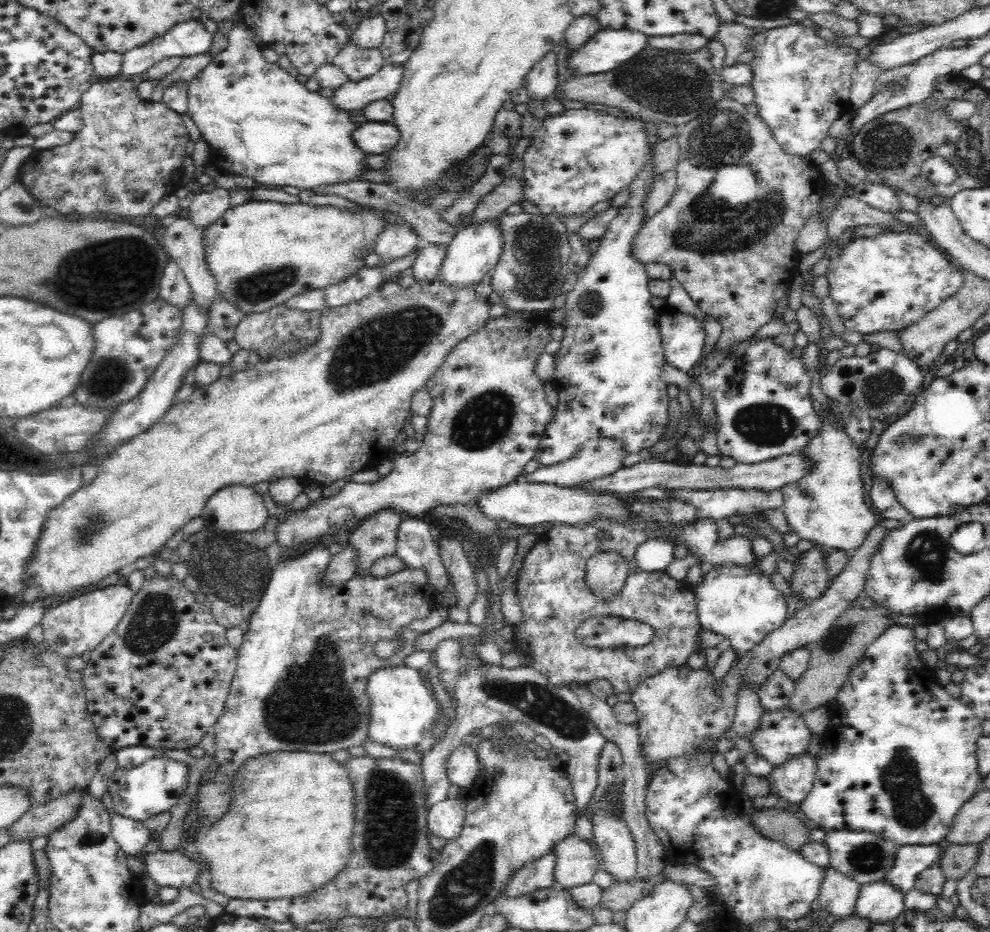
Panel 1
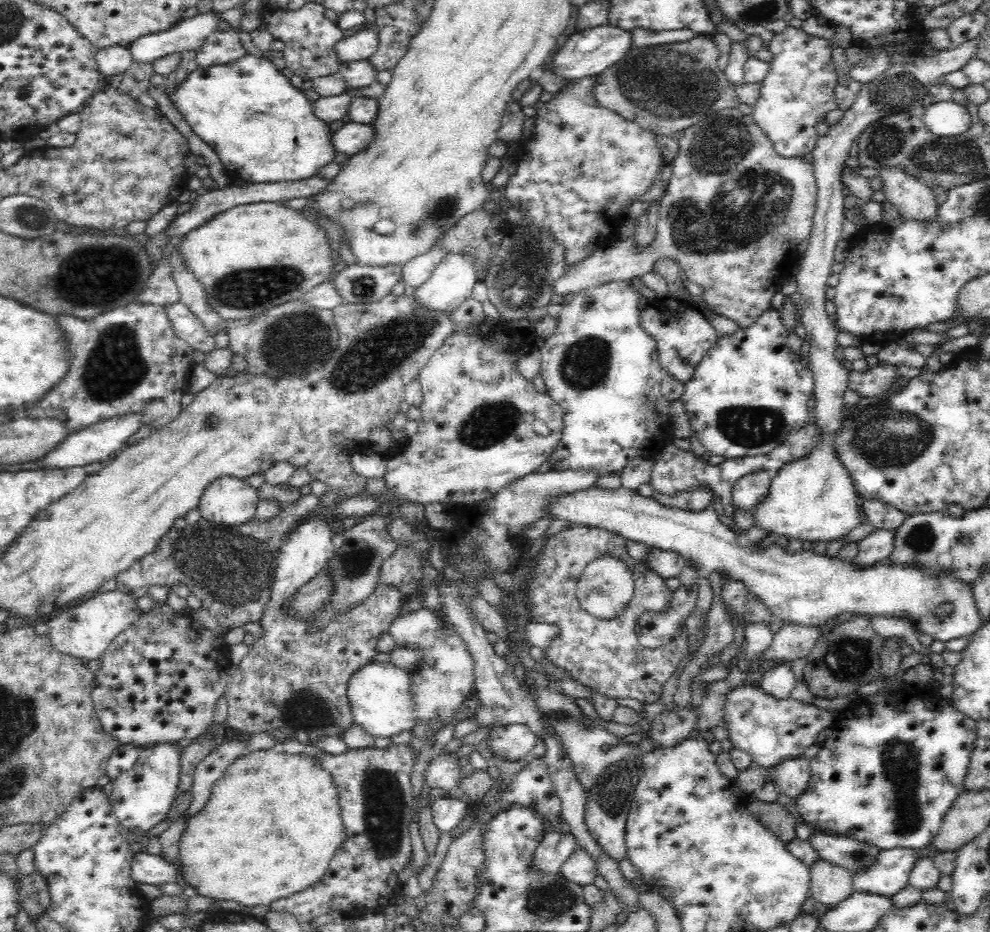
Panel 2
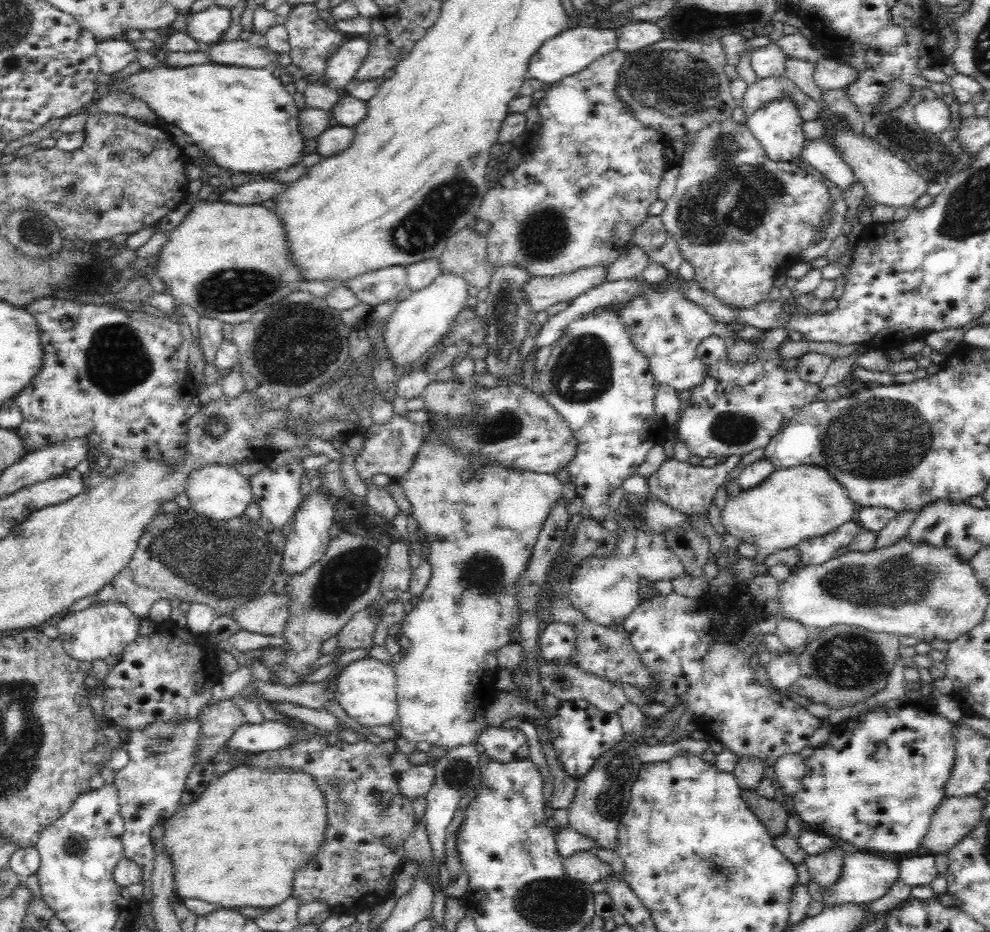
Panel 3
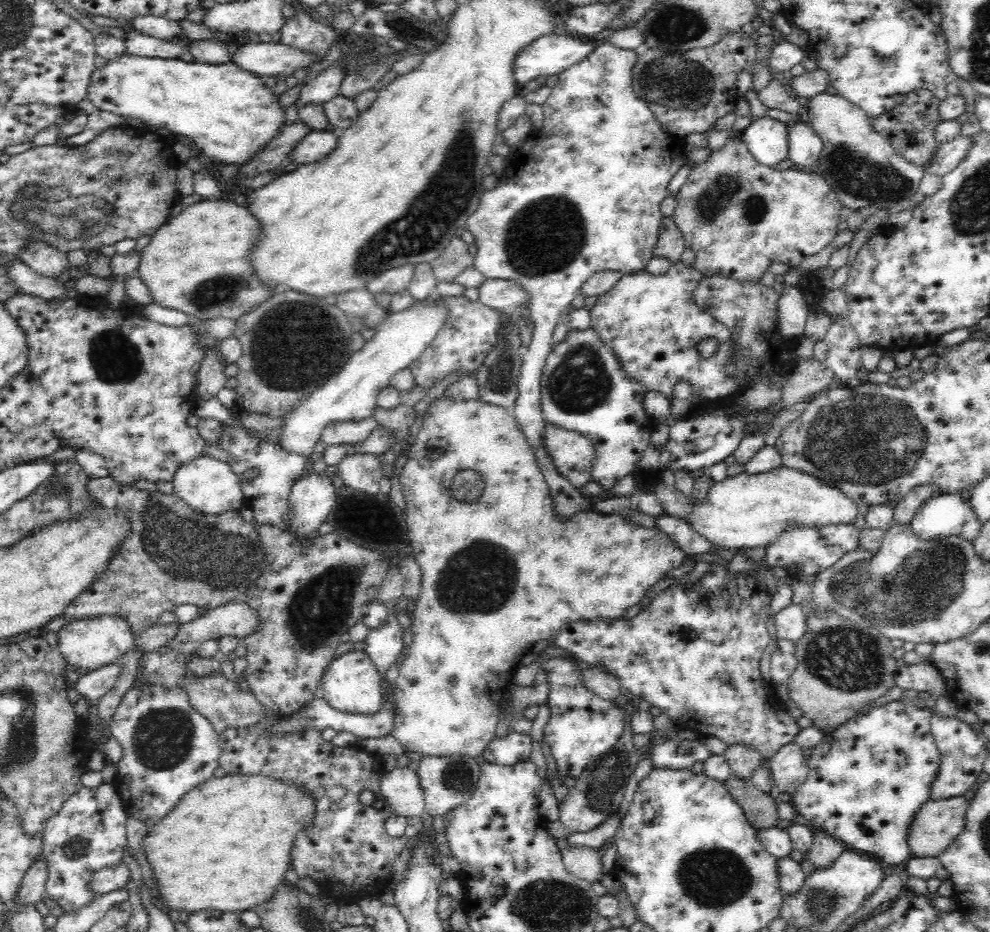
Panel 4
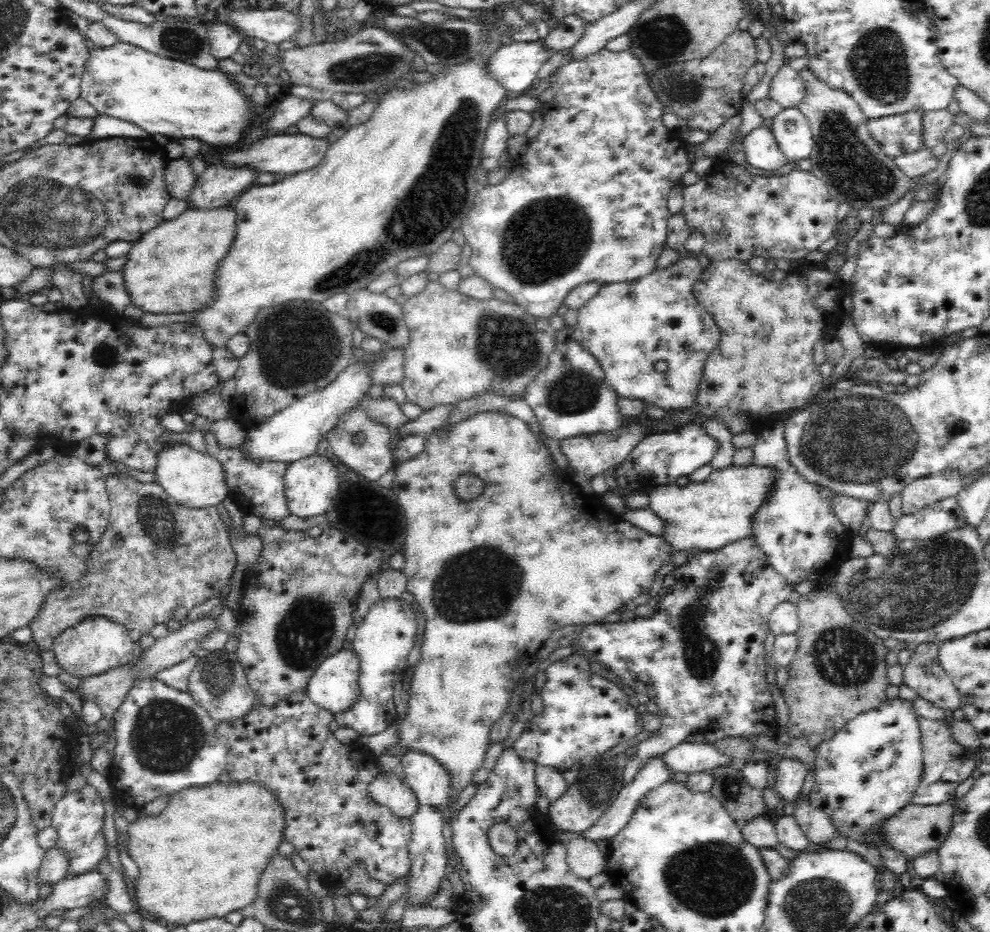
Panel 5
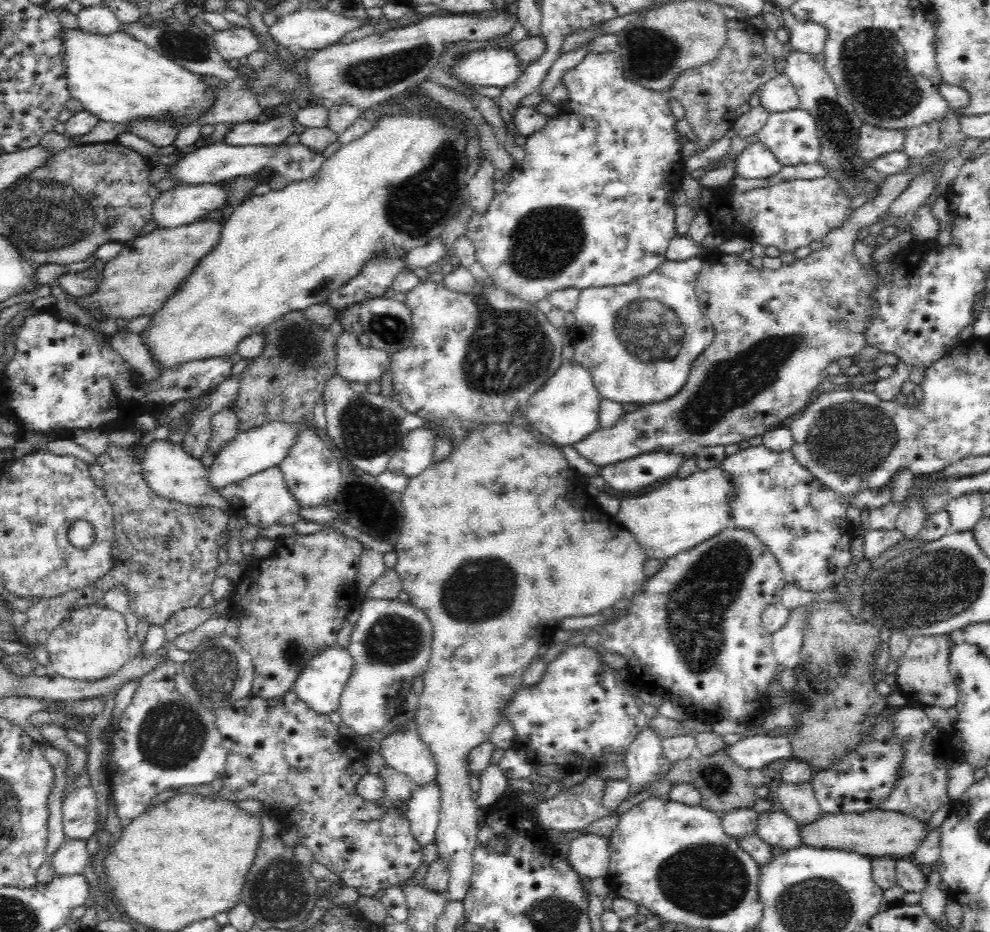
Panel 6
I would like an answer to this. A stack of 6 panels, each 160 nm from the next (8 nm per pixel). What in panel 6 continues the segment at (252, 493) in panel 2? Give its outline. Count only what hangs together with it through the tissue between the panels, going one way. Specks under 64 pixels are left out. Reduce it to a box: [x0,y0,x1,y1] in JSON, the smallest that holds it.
[139,439,233,515]

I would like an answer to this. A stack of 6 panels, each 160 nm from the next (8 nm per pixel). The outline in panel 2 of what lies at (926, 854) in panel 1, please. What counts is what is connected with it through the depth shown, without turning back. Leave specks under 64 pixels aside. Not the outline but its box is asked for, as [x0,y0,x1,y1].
[852,848,917,898]

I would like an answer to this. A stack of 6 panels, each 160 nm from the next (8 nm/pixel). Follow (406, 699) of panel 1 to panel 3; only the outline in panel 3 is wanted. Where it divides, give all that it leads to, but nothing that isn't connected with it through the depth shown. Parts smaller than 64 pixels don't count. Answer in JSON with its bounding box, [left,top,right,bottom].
[335,657,398,727]

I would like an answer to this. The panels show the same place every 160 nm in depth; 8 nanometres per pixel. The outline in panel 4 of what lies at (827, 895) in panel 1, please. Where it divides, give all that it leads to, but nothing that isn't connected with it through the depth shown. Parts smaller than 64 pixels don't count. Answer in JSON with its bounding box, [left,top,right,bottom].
[808,825,847,868]

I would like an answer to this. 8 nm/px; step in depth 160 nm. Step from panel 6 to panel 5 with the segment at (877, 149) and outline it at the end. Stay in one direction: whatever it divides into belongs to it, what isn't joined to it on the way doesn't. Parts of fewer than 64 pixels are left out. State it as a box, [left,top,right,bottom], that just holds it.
[866,109,923,159]

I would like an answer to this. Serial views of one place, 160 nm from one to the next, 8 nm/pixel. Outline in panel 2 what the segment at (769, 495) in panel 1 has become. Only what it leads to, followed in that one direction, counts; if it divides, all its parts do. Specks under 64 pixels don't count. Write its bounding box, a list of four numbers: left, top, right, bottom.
[732,470,771,511]

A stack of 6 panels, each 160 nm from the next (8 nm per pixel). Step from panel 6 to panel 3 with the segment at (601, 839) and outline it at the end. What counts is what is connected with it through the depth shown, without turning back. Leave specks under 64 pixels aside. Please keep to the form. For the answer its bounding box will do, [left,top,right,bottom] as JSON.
[563,851,607,885]

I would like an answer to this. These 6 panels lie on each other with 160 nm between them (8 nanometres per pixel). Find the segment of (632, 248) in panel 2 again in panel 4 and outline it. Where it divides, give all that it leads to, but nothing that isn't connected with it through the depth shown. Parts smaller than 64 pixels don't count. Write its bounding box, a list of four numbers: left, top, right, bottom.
[478,142,843,313]

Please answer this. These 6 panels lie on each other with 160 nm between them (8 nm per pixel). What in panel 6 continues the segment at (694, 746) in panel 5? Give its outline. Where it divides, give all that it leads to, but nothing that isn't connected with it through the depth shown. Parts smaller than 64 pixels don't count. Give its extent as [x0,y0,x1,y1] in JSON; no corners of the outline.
[728,734,794,770]

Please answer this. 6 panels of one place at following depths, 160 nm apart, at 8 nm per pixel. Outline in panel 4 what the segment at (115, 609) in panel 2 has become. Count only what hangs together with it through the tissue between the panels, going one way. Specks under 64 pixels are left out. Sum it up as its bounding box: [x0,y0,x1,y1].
[56,616,135,671]

